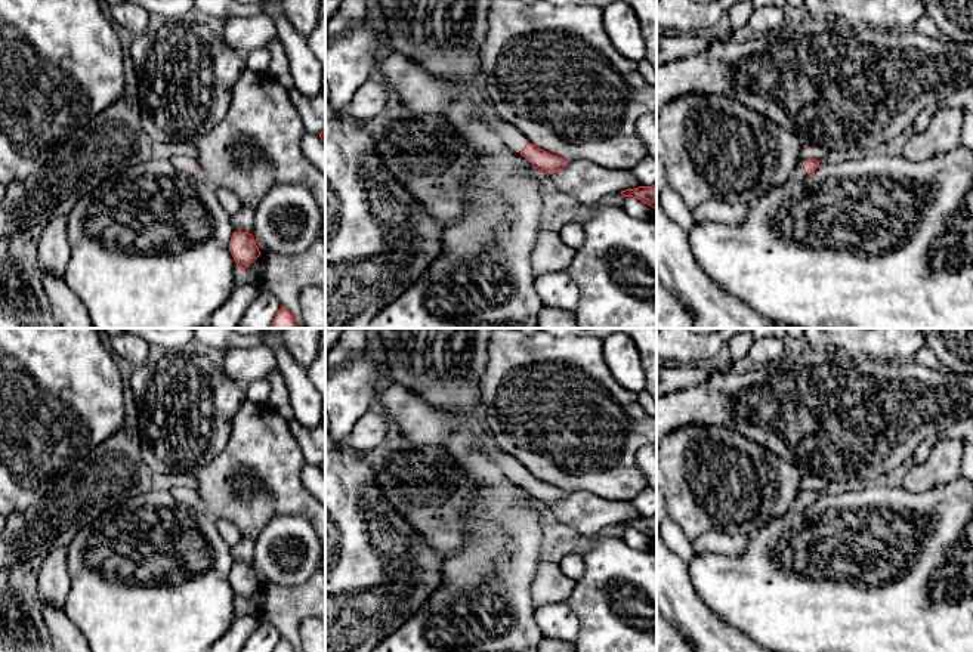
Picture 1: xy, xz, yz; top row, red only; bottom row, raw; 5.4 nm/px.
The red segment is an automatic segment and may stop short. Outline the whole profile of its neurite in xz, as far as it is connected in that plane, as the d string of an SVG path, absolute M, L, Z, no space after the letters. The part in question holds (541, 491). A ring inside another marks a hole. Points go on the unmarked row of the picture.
M386 383L380 389L376 407L387 415L396 433L414 446L442 445L455 429L466 427L476 438L476 449L535 500L549 507L568 495L566 491L532 476L513 455L498 448L484 420L475 414L454 414L435 408L417 392L396 383Z

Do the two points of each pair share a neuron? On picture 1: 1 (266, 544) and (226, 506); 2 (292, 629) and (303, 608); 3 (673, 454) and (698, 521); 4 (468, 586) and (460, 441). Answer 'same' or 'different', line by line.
1: different
2: same
3: same
4: same

